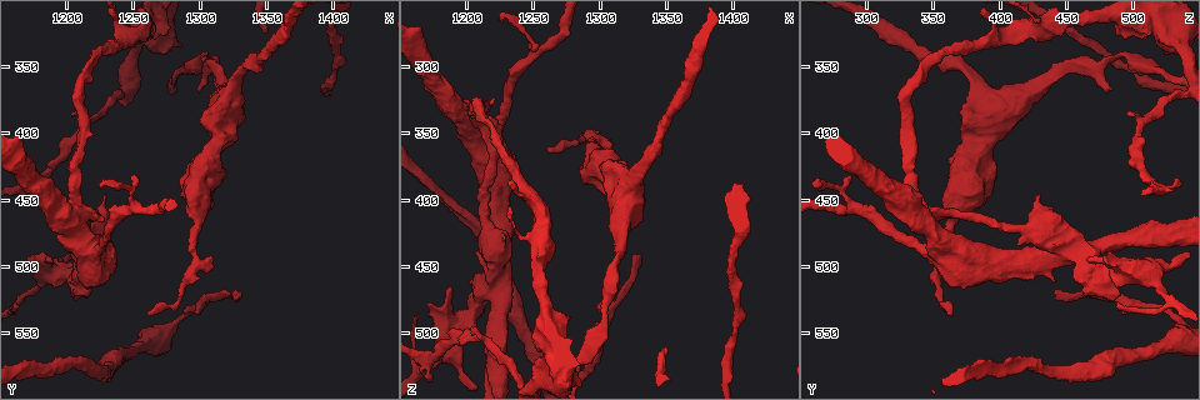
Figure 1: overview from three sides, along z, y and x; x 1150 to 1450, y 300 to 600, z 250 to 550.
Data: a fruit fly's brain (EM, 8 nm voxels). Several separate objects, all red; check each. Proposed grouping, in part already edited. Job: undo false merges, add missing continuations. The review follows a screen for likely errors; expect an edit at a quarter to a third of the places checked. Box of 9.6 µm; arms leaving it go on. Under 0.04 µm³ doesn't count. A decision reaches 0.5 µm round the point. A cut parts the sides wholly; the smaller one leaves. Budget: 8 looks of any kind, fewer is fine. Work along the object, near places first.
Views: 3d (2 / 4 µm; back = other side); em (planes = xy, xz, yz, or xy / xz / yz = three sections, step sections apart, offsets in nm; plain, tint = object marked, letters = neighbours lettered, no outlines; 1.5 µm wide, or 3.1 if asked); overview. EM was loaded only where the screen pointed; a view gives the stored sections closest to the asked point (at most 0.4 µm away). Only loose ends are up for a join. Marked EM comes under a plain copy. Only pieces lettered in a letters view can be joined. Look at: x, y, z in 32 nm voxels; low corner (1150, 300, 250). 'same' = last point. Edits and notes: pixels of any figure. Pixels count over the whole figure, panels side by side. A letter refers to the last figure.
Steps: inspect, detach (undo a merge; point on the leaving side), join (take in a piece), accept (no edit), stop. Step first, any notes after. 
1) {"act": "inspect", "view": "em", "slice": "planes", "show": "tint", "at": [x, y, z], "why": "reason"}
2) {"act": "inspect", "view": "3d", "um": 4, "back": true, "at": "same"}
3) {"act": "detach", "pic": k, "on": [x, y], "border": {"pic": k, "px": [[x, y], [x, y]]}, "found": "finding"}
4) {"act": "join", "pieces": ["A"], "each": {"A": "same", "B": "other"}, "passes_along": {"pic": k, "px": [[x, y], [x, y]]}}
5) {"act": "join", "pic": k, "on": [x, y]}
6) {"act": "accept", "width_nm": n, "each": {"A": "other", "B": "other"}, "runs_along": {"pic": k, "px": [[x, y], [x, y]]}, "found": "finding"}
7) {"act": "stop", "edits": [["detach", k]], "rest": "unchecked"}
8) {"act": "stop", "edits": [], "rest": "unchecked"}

{"act": "inspect", "view": "em", "slice": "yz", "step": 4, "show": "tint", "at": [1400, 358, 502], "why": "narrows sharply"}

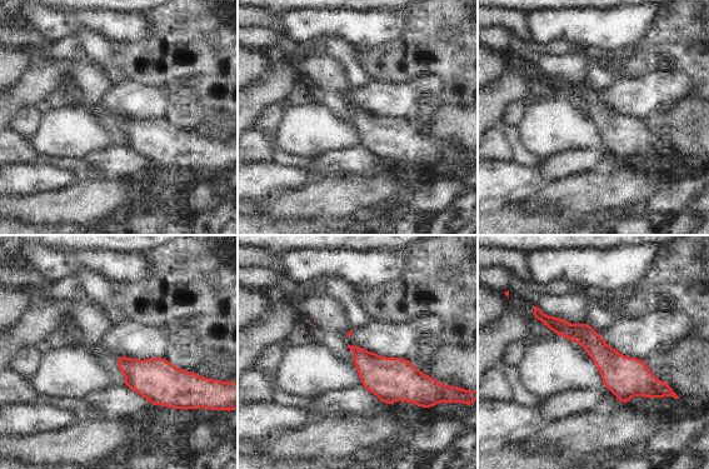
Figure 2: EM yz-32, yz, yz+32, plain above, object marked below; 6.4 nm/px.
{"act": "inspect", "view": "em", "slice": "planes", "show": "letters", "at": "same"}

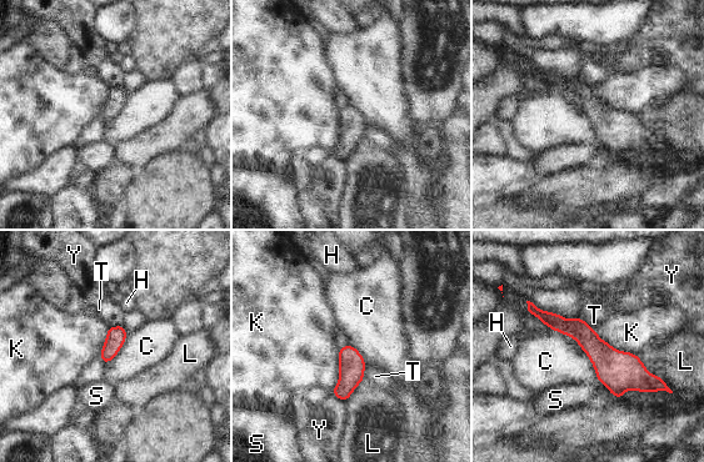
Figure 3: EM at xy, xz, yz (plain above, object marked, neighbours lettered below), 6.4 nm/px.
{"act": "accept", "longest_contact_nm": ["L", 340], "each": {"C": "other", "H": "other", "K": "other", "L": "other", "S": "other", "T": "other", "Y": "other"}, "border": {"pic": 3, "px": [[128, 334], [116, 355], [104, 365]]}, "found": "all the same neuron"}

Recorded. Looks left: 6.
{"act": "inspect", "view": "3d", "um": 4, "at": [1206, 456, 338], "why": "looks like a crossing"}

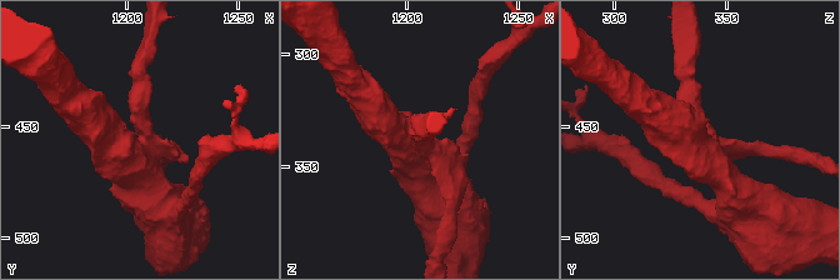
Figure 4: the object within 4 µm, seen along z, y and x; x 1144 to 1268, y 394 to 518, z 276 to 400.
{"act": "inspect", "view": "em", "slice": "xy", "step": 8, "show": "tint", "at": [1206, 455, 339], "arms": 4}

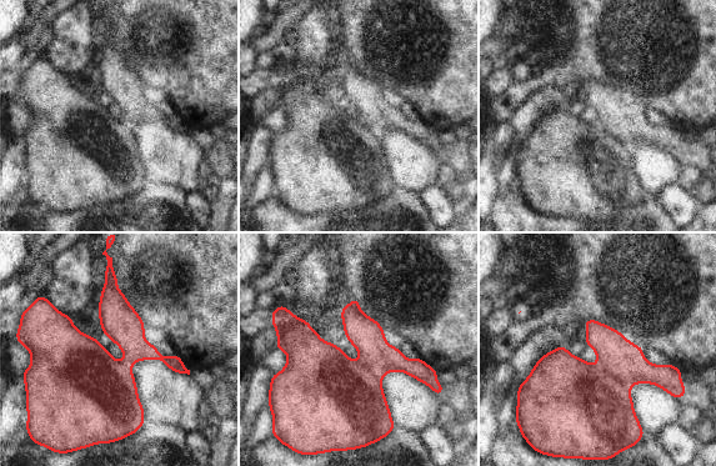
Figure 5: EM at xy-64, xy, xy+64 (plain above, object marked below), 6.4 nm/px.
{"act": "inspect", "view": "em", "slice": "xy", "step": 8, "show": "letters", "at": "same", "why": "see the neighbours"}

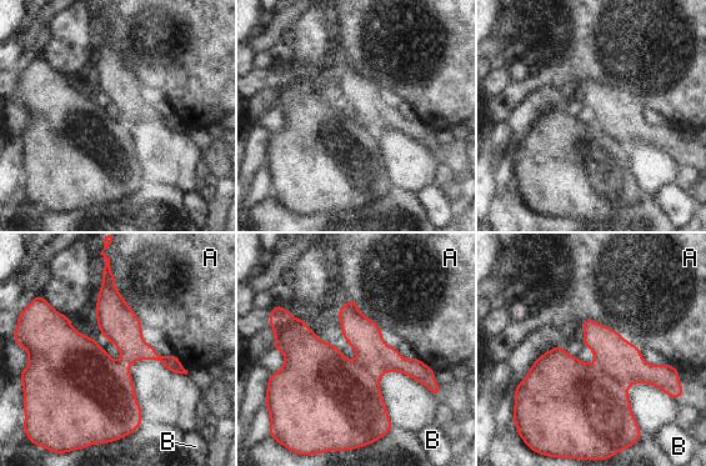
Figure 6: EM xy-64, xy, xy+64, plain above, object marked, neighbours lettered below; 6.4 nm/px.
{"act": "detach", "pic": 6, "on": [617, 359], "each": {"A": "other", "B": "other"}, "border": {"pic": 6, "px": [[595, 364], [626, 389]]}, "found": "two neurons meet here"}

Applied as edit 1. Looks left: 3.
{"act": "inspect", "view": "overview"}

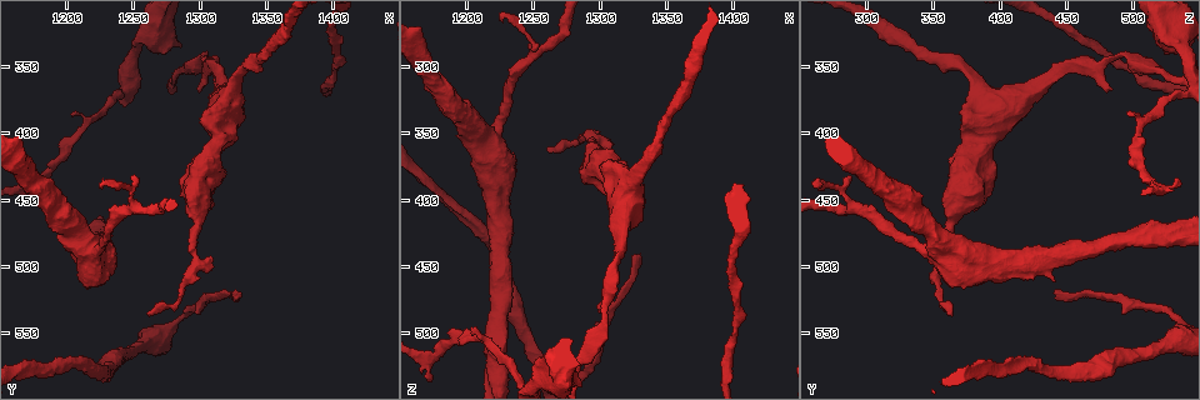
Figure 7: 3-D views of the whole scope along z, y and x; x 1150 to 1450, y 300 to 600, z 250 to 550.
{"act": "inspect", "view": "3d", "um": 2, "at": [1330, 520, 442], "why": "free end"}

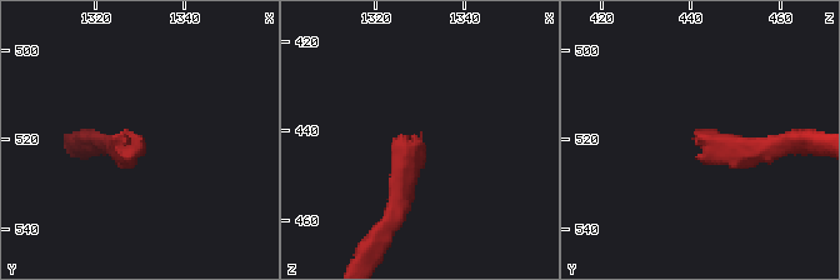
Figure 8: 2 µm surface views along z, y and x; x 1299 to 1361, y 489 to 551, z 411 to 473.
{"act": "inspect", "view": "em", "slice": "planes", "show": "letters", "at": [1330, 520, 442], "why": "shape alone is not enough"}

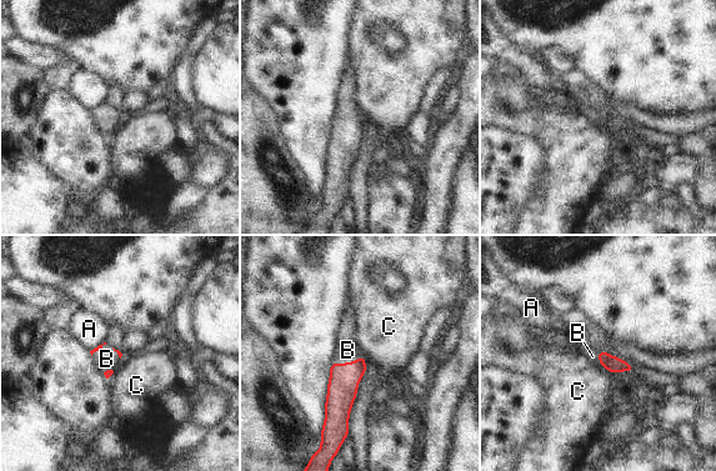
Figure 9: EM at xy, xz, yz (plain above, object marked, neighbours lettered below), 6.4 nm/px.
{"act": "join", "pieces": ["B"], "each": {"A": "other", "B": "same", "C": "other"}, "passes_along": {"pic": 9, "px": [[344, 379], [348, 362], [348, 350]]}, "found": "it goes on there"}

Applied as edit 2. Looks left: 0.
{"act": "stop", "edits": [["detach", 6], ["join", 9]], "rest": "unchecked"}

